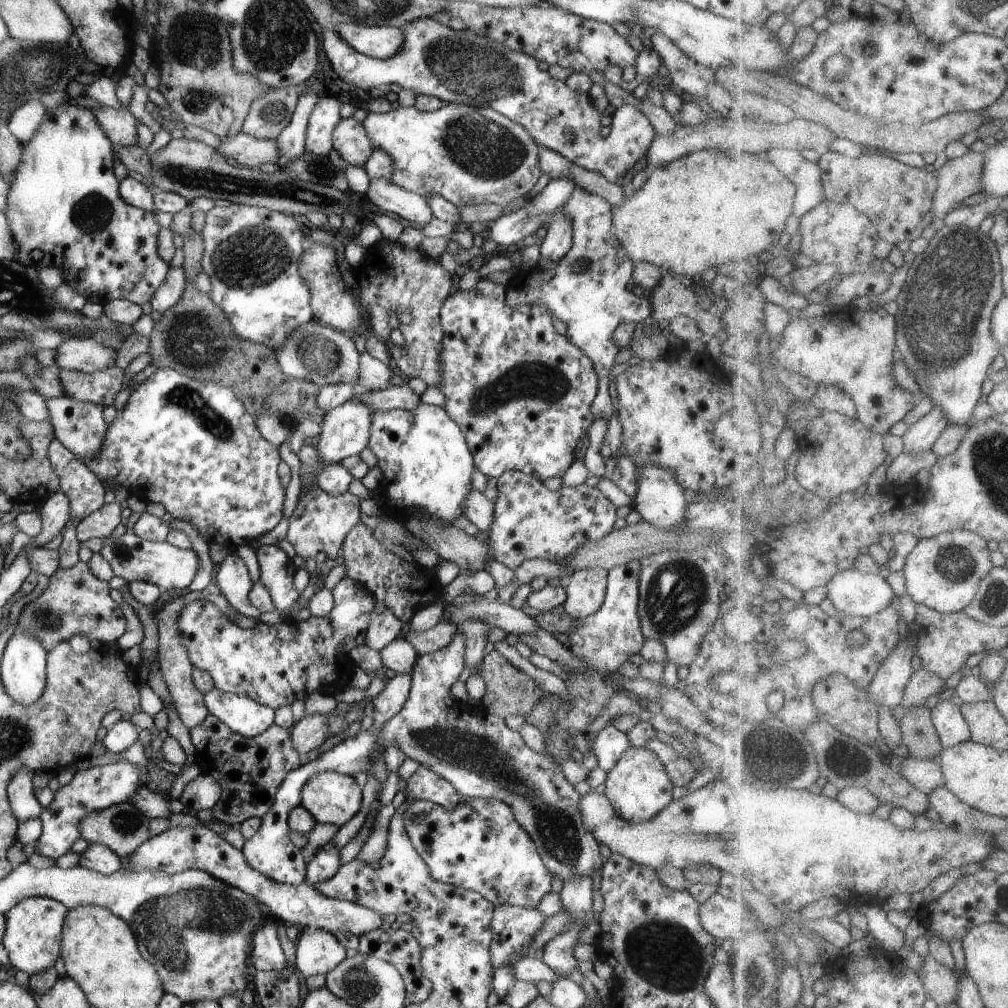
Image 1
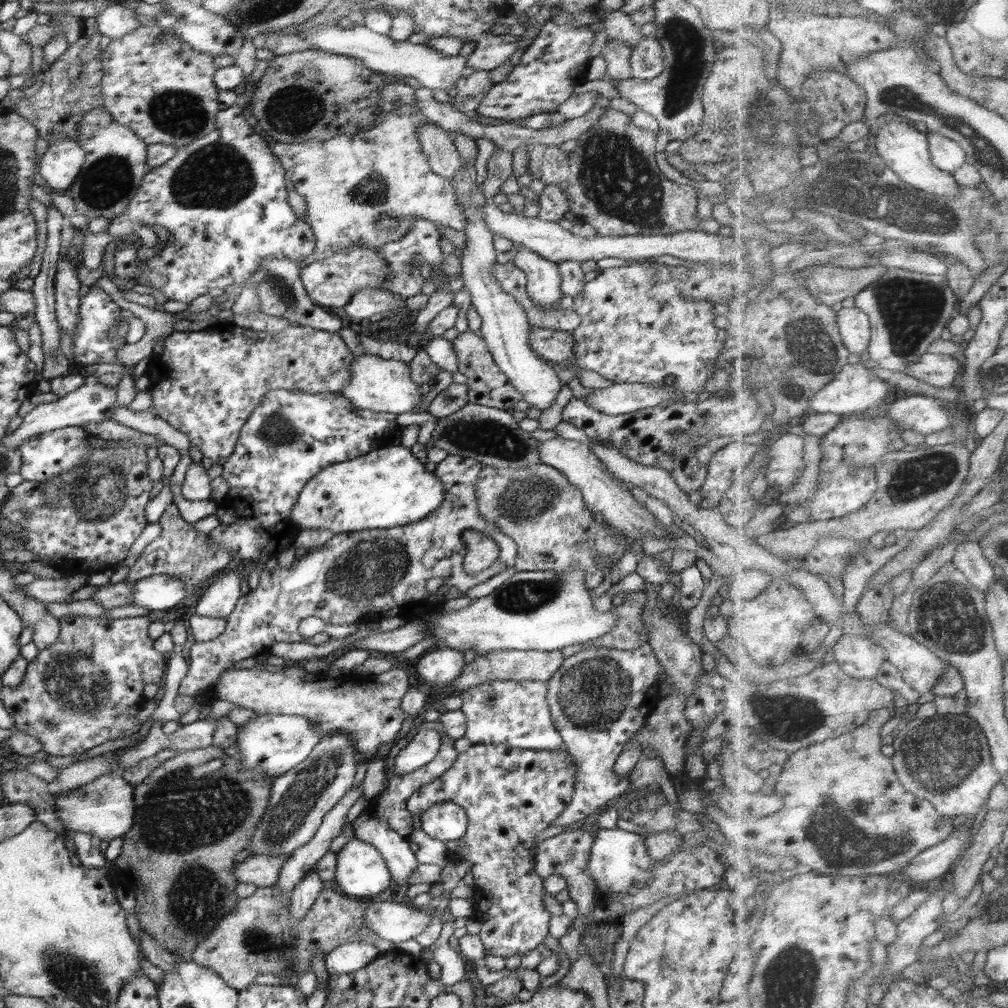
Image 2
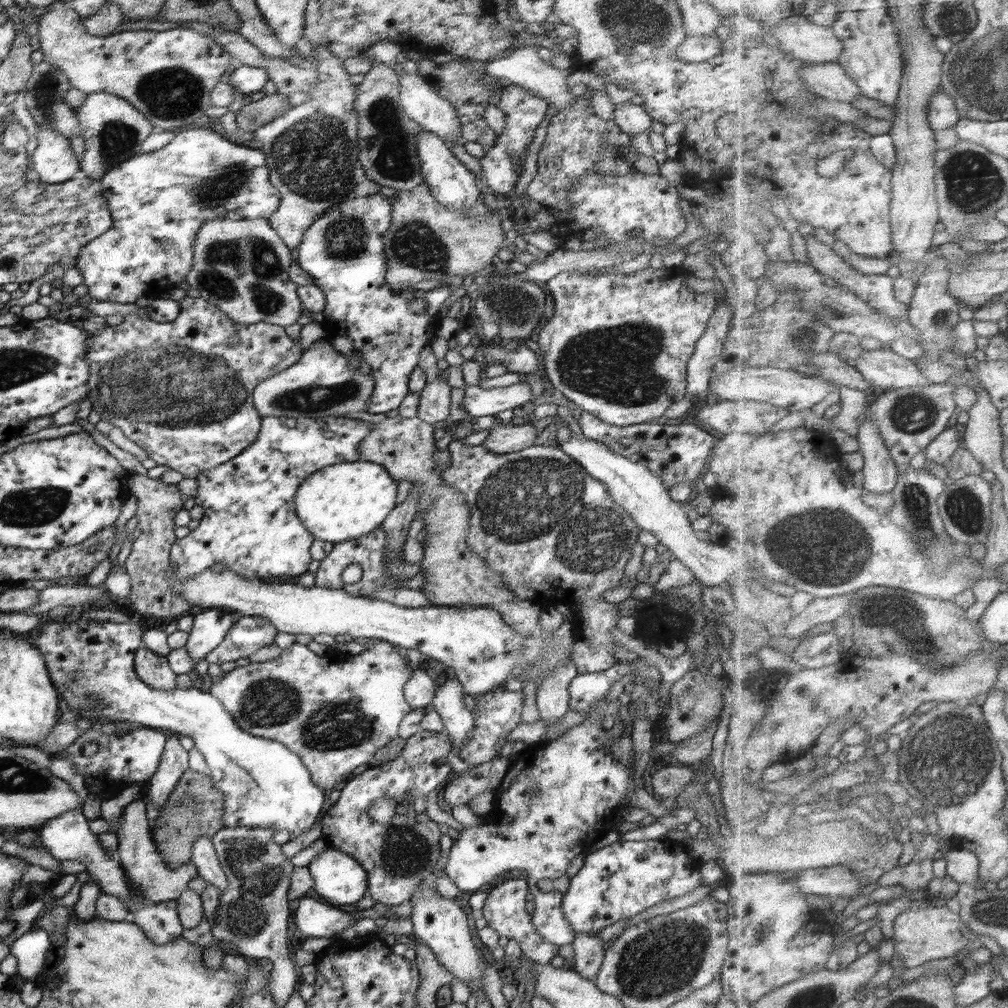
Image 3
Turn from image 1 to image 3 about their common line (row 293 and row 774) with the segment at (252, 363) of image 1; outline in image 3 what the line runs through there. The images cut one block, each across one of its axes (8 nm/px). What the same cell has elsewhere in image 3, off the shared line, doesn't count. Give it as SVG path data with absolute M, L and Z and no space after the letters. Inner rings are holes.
M190 769L180 776L178 784L168 796L166 807L159 809L156 824L150 830L156 849L162 853L162 857L170 867L176 868L191 862L194 841L202 836L212 838L216 831L225 828L222 821L223 804L224 794L212 784L210 776Z

